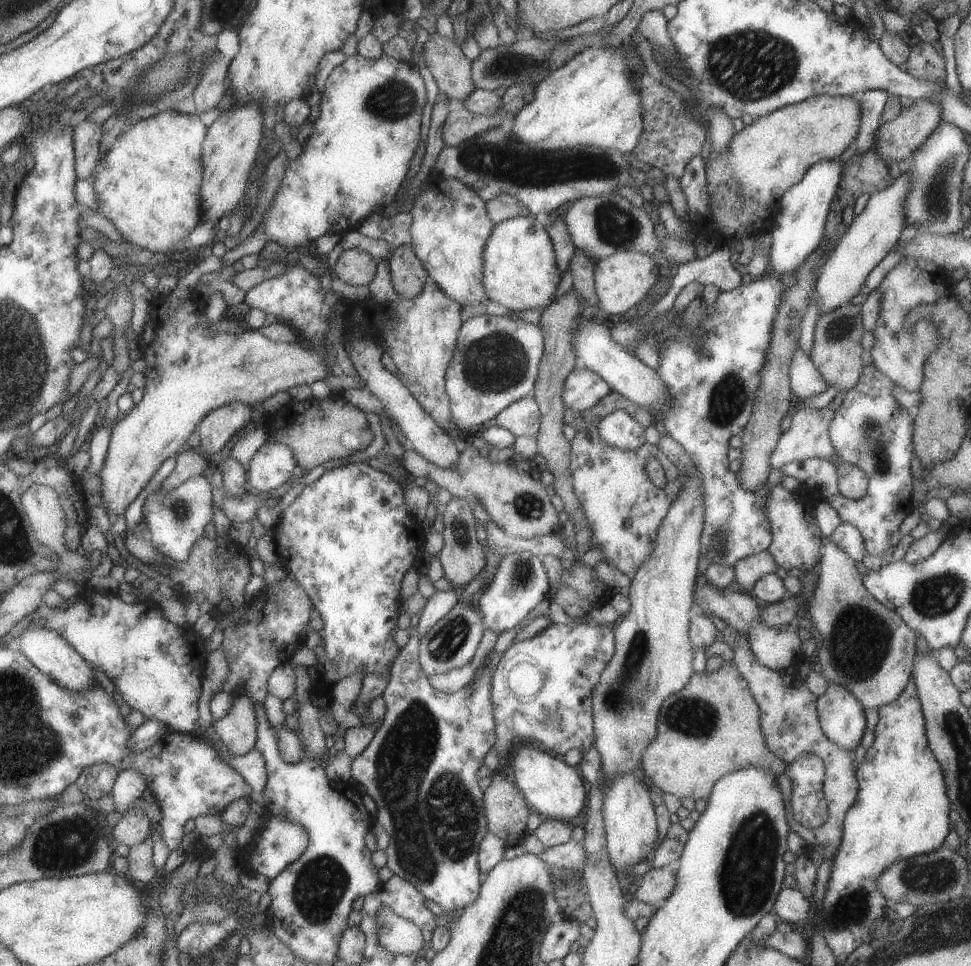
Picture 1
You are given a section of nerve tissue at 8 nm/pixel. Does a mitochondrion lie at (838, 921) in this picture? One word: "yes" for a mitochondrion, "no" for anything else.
yes

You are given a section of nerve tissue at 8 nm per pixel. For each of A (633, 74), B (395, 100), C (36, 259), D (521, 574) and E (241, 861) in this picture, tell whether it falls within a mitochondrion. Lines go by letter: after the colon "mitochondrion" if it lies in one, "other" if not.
A: other
B: mitochondrion
C: other
D: mitochondrion
E: other

